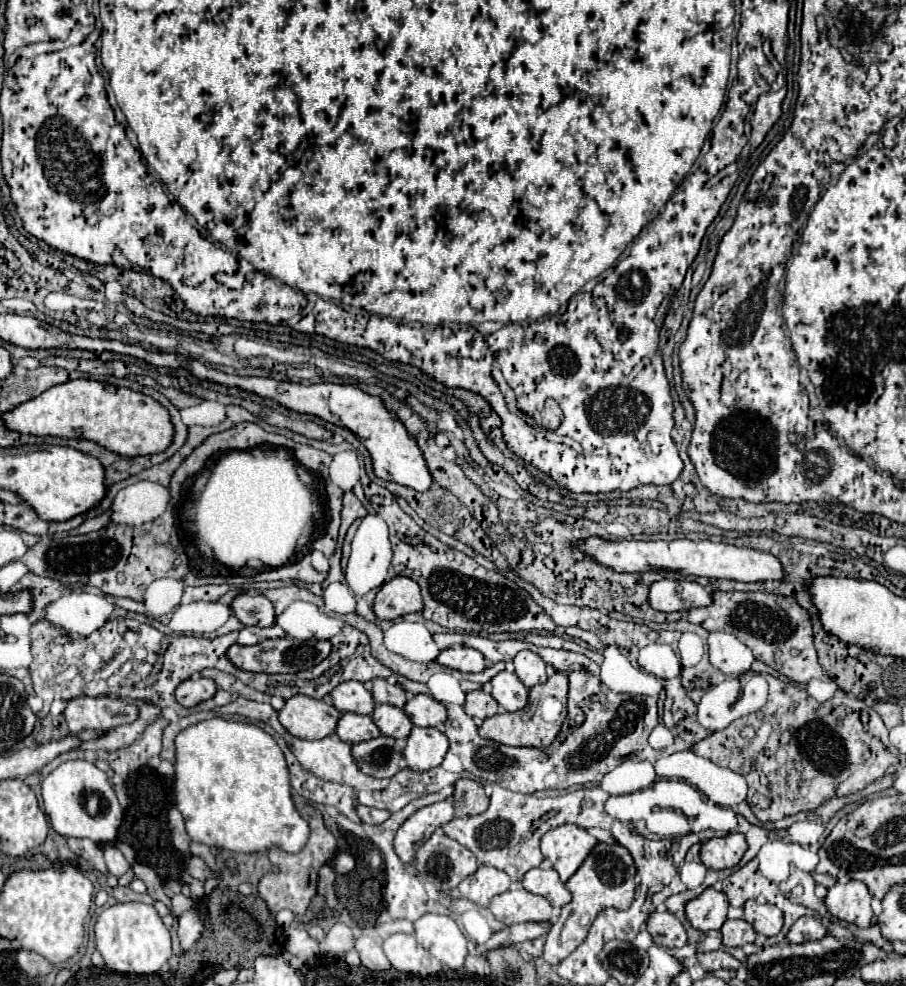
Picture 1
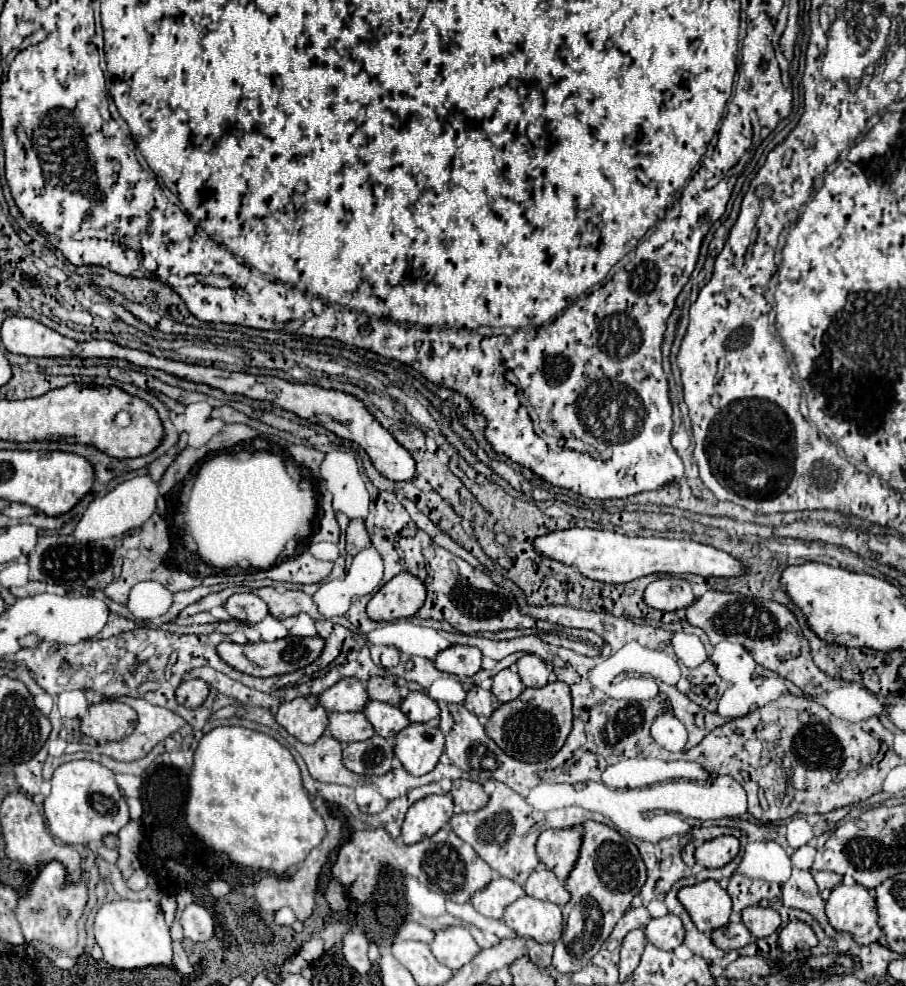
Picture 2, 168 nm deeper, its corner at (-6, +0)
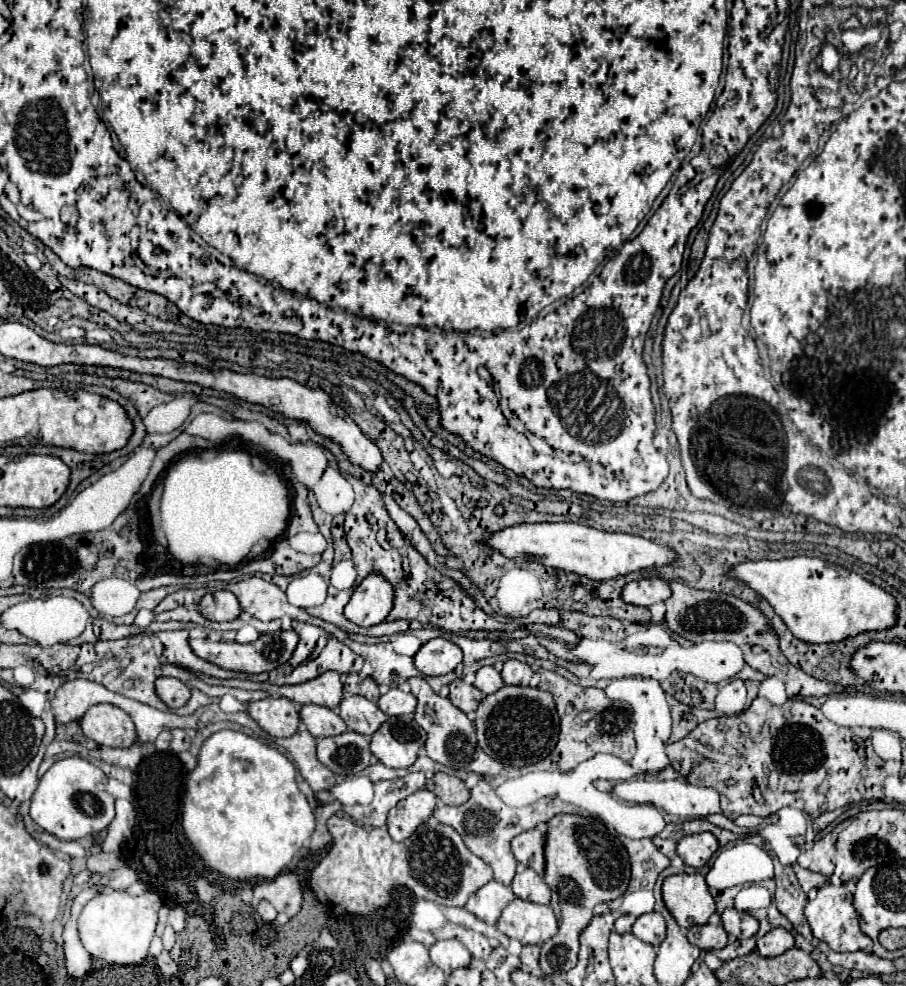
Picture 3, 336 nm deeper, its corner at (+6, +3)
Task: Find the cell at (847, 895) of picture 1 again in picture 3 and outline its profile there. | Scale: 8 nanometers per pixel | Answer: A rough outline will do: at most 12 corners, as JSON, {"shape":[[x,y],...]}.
{"shape":[[826,884],[804,916],[814,938],[836,952],[864,950],[848,886]]}

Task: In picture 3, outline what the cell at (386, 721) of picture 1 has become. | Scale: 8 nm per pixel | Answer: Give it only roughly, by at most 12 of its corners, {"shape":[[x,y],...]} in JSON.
{"shape":[[364,696],[338,708],[348,730],[372,736],[386,714]]}

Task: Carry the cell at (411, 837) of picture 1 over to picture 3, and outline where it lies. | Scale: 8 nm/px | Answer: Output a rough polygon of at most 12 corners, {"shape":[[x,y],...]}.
{"shape":[[422,788],[388,812],[388,832],[406,840],[436,808]]}

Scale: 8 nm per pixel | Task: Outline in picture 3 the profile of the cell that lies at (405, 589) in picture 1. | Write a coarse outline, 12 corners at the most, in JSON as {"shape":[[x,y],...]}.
{"shape":[[368,574],[350,596],[344,616],[358,626],[384,622],[394,590]]}

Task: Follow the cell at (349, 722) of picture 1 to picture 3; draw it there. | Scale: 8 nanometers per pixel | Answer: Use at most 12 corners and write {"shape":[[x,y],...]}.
{"shape":[[316,706],[300,708],[300,720],[316,738],[346,732],[338,712]]}

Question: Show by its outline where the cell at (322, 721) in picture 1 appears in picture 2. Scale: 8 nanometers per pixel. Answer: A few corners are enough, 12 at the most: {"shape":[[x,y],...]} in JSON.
{"shape":[[310,697],[284,701],[274,717],[292,737],[316,743],[328,711]]}

